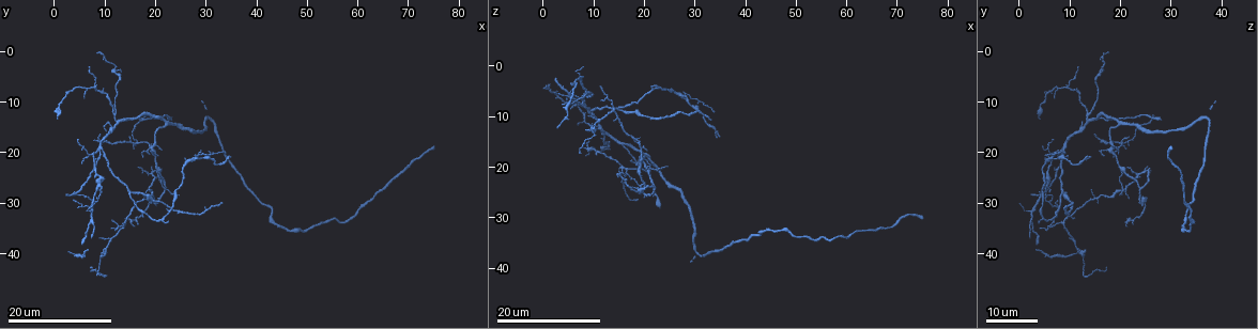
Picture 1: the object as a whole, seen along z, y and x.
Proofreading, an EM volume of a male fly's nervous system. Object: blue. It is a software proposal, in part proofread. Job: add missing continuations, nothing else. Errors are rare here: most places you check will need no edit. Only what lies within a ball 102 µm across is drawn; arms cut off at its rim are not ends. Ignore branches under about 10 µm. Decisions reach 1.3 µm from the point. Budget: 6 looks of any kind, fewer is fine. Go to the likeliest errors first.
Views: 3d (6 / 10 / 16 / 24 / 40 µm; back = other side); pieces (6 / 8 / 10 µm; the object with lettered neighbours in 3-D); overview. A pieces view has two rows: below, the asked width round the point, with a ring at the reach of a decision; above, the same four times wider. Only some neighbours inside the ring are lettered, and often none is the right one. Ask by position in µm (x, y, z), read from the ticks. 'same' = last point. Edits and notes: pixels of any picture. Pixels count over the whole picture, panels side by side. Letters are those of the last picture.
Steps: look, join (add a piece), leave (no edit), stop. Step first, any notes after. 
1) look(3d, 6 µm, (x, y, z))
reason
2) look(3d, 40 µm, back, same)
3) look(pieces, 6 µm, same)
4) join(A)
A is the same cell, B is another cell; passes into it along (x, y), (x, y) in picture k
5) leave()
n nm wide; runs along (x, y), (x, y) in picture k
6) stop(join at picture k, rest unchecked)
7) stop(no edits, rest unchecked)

look(3d, 24 µm, (34.5, 20.5, 14.0))
branch stops here

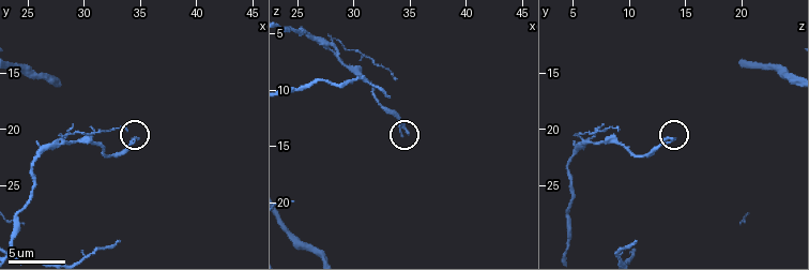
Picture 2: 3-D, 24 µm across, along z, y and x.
look(pieces, 8 µm, same)

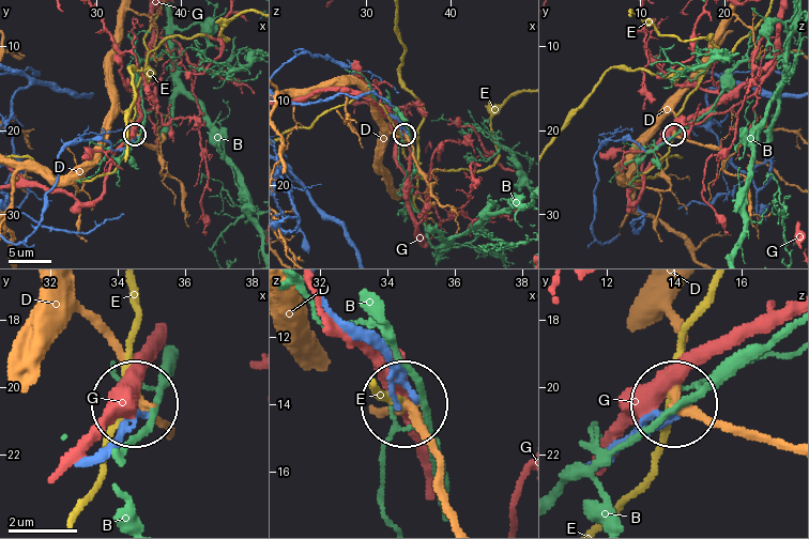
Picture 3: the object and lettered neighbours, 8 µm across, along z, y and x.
leave()
B, D, E and G are other cells; runs along (97, 455), (140, 412) in picture 3; no lettered piece goes on from it

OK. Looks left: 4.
look(pieces, 8 µm, (33.0, 30.0, 10.6))
tapers out

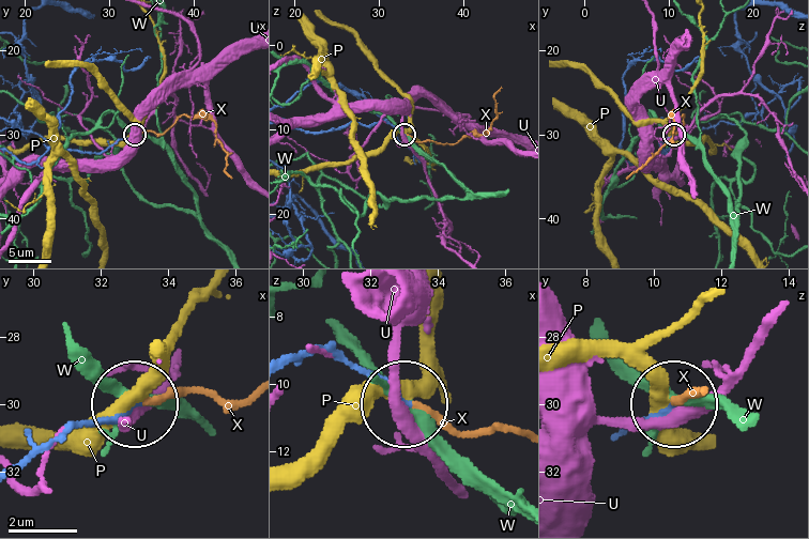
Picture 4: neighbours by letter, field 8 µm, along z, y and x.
join(X)
X is the same cell, P, U and W are other cells; the neuron continues

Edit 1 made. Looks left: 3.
look(3d, 16 µm, (23.0, 13.0, 28.0))
end of a long branch

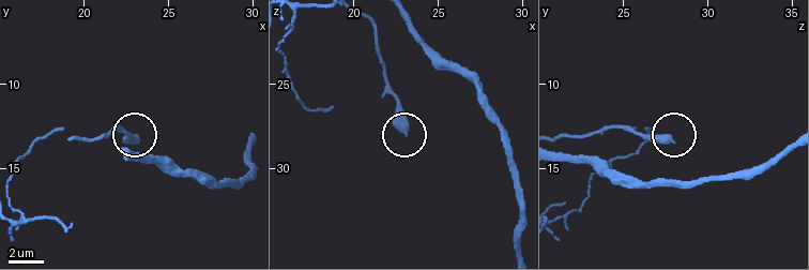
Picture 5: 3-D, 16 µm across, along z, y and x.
look(pieces, 10 µm, (22.9, 13.5, 27.9))

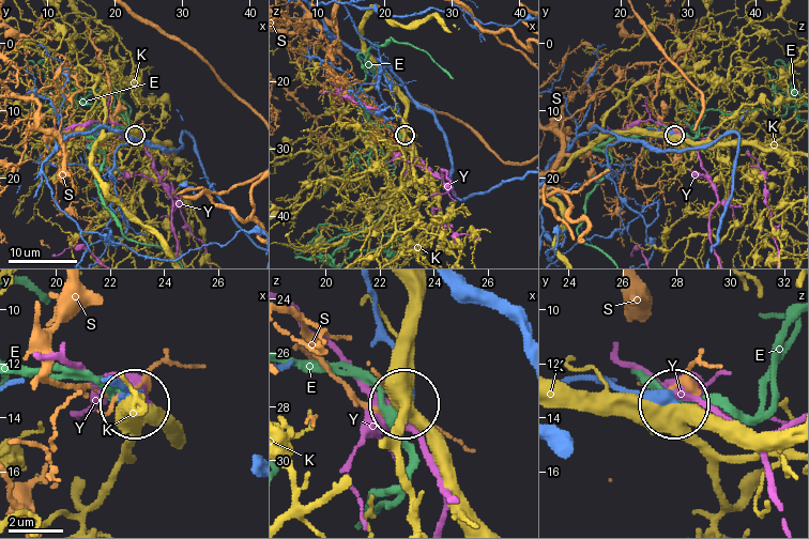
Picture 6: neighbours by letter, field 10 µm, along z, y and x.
leave()
E, K, S and Y are other cells; none of them fits

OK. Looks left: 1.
stop(join at picture 4, rest unchecked)

